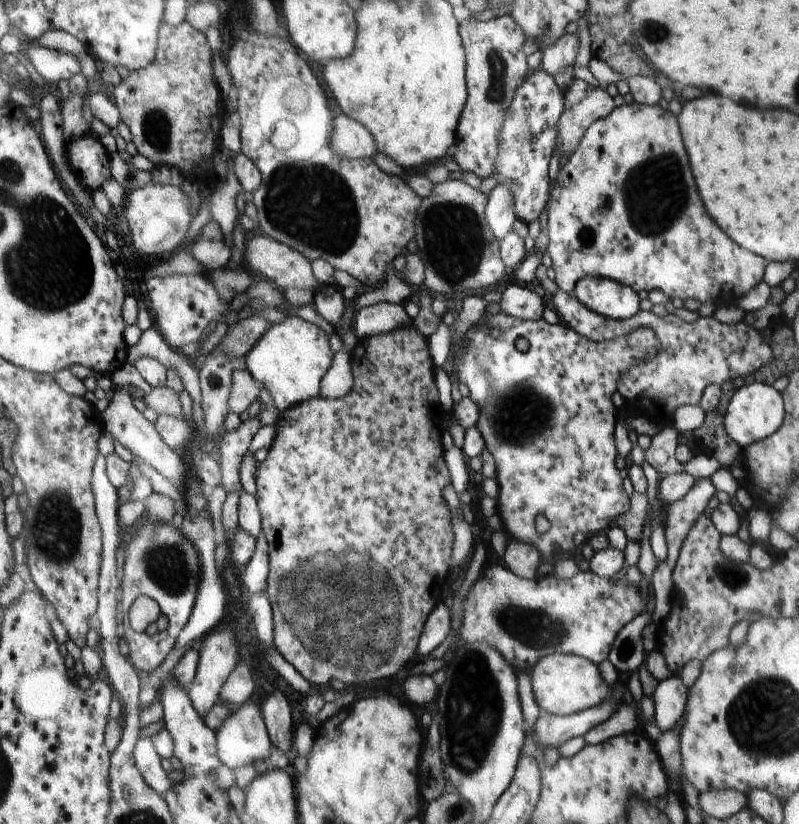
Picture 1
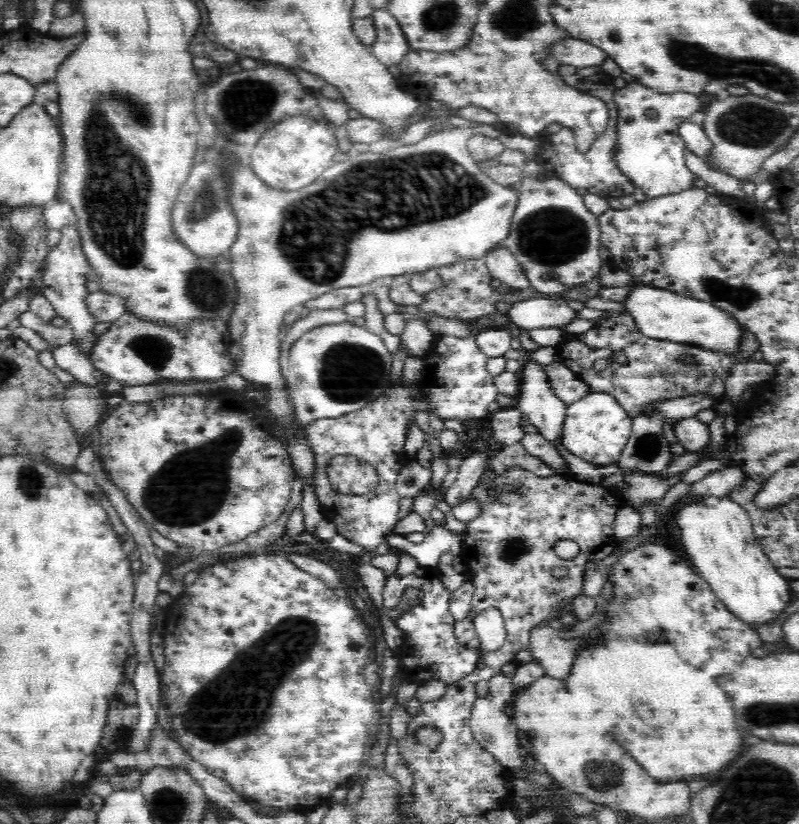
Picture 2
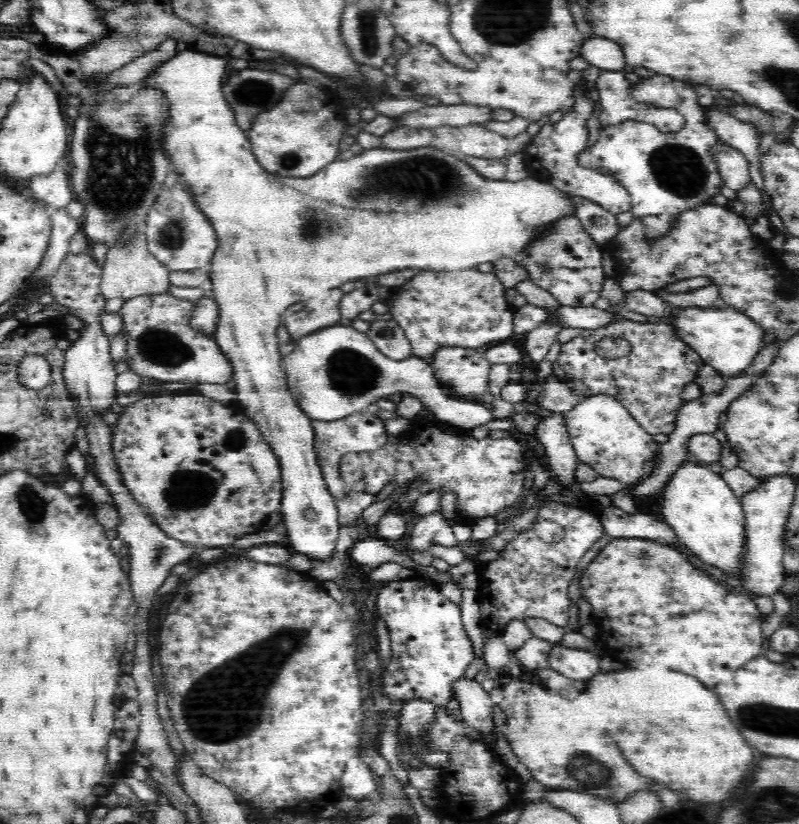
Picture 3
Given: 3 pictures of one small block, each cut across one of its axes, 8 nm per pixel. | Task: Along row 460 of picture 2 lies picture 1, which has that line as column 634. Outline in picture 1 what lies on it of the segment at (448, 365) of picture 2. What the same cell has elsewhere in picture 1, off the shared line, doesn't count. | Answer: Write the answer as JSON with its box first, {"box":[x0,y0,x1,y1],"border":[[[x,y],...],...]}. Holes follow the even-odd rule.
{"box":[548,289,771,428],"border":[[[562,289],[548,298],[551,308],[566,326],[594,342],[626,337],[633,330],[641,328],[649,328],[656,333],[661,350],[653,359],[635,364],[625,373],[619,381],[618,392],[626,406],[637,408],[641,416],[648,416],[652,424],[662,428],[671,426],[674,409],[678,406],[698,405],[709,385],[721,385],[724,380],[748,376],[765,368],[771,360],[770,346],[762,342],[758,330],[744,320],[726,325],[712,316],[698,317],[693,323],[687,323],[676,315],[668,313],[666,317],[660,317],[652,311],[641,311],[629,319],[616,320],[596,314]]]}

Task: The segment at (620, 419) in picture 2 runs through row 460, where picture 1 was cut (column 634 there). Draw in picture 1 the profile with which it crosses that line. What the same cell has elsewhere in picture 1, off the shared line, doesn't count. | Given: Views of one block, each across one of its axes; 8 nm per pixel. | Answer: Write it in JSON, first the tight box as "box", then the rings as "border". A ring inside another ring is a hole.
{"box":[456,564,652,673],"border":[[[486,564],[462,602],[462,618],[458,628],[459,639],[456,648],[471,645],[475,642],[488,643],[494,647],[514,670],[520,673],[530,671],[543,656],[568,653],[590,659],[590,662],[604,663],[609,655],[616,635],[635,616],[642,613],[650,614],[652,610],[652,592],[642,602],[639,586],[636,587],[624,577],[613,583],[610,579],[597,575],[592,571],[578,571],[570,580],[560,580],[553,574],[538,576],[536,579],[525,579],[516,576],[510,569],[499,565]]]}

